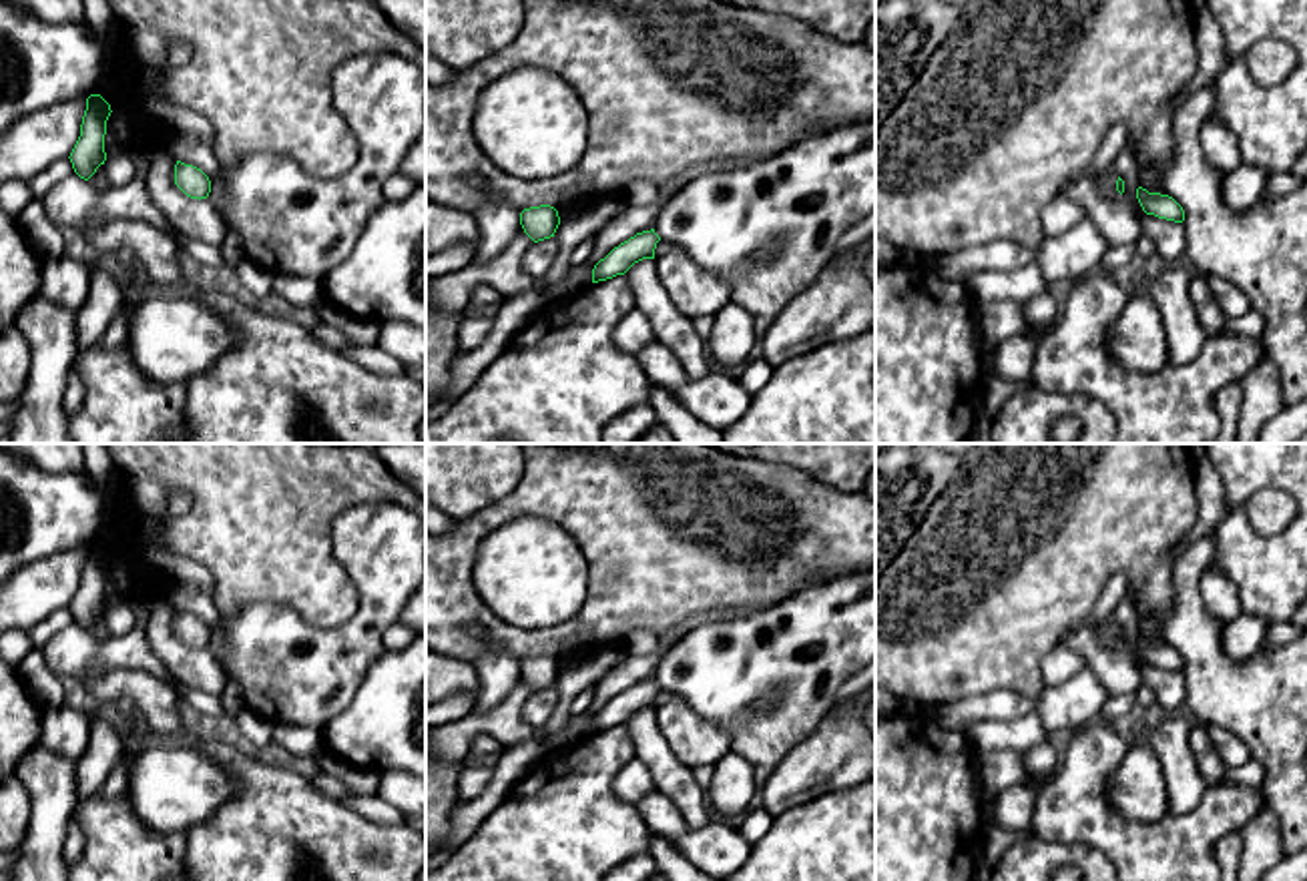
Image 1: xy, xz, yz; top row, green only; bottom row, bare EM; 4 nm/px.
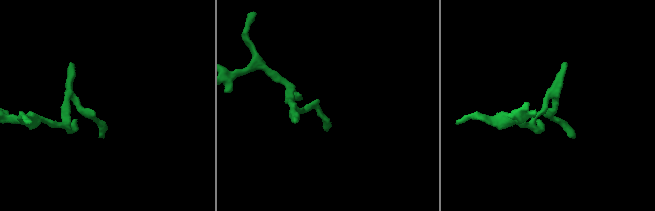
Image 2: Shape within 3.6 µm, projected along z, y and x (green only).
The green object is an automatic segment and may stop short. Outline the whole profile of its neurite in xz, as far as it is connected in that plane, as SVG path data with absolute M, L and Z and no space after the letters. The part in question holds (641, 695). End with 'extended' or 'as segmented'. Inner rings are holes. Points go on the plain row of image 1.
M650 680L636 682L628 690L614 696L604 708L592 718L592 732L624 724L634 712L642 708L655 708L655 698L661 686Z | as segmented

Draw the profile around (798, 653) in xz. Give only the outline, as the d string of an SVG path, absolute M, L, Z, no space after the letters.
M875 568L861 574L849 574L843 578L833 578L809 588L793 592L783 602L757 610L731 620L717 620L689 630L681 640L677 640L669 652L659 660L655 668L655 682L683 698L697 714L707 720L719 722L731 741L731 751L749 761L753 767L773 769L797 743L805 741L817 730L821 720L831 712L833 700L843 682L865 670L875 662Z

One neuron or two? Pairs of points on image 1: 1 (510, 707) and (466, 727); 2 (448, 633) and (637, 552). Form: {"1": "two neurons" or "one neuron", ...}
{"1": "one neuron", "2": "one neuron"}

